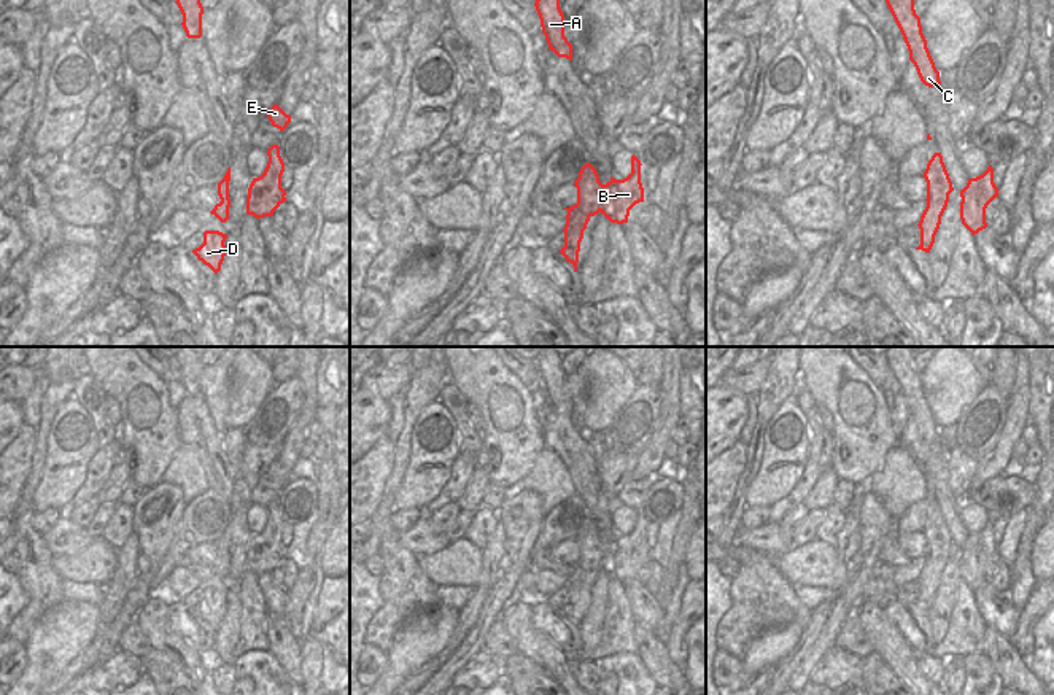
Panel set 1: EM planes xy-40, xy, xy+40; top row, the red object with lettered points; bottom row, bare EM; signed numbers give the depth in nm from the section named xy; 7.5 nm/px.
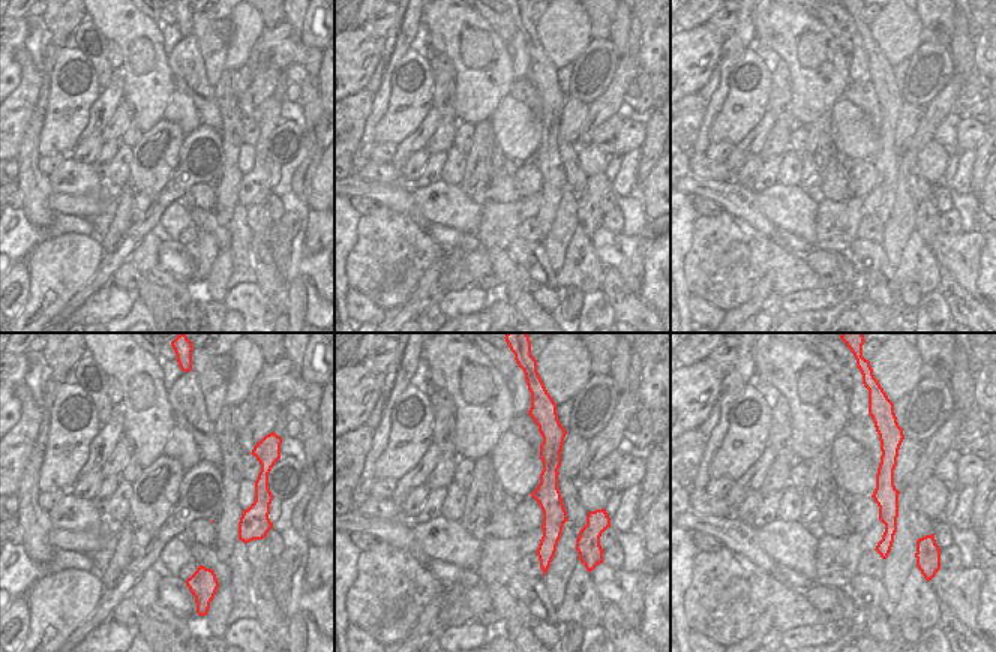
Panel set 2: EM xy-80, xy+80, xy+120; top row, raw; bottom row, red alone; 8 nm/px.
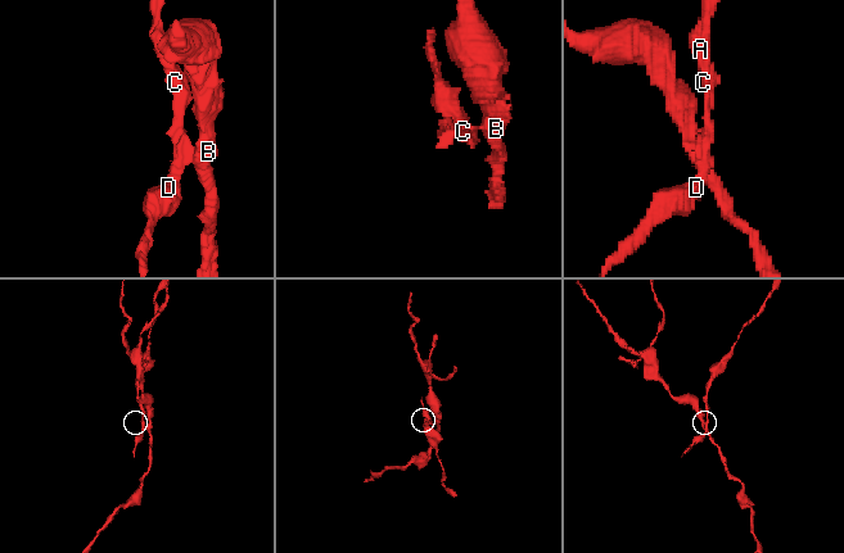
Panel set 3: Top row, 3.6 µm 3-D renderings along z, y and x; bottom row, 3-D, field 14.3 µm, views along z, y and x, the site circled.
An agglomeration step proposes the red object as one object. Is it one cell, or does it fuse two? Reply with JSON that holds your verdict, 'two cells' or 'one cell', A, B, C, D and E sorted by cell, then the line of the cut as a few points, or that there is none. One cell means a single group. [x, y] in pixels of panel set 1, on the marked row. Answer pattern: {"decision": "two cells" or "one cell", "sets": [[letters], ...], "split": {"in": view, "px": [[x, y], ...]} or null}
{"decision": "two cells", "sets": [["A", "C", "D"], ["B", "E"]], "split": {"in": "xy", "px": [[606, 185], [601, 212]]}}

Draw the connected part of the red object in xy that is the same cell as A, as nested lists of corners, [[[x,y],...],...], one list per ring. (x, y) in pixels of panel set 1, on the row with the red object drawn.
[[[536,0],[534,6],[548,49],[552,49],[558,57],[572,60],[572,45],[564,37],[564,14],[560,8],[560,0]]]

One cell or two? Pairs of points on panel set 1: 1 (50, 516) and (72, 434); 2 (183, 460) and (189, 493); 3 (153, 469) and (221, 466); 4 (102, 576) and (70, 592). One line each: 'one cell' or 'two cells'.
1: two cells
2: one cell
3: two cells
4: two cells

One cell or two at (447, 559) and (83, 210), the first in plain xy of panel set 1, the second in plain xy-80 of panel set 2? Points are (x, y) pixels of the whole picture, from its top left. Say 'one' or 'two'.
one

